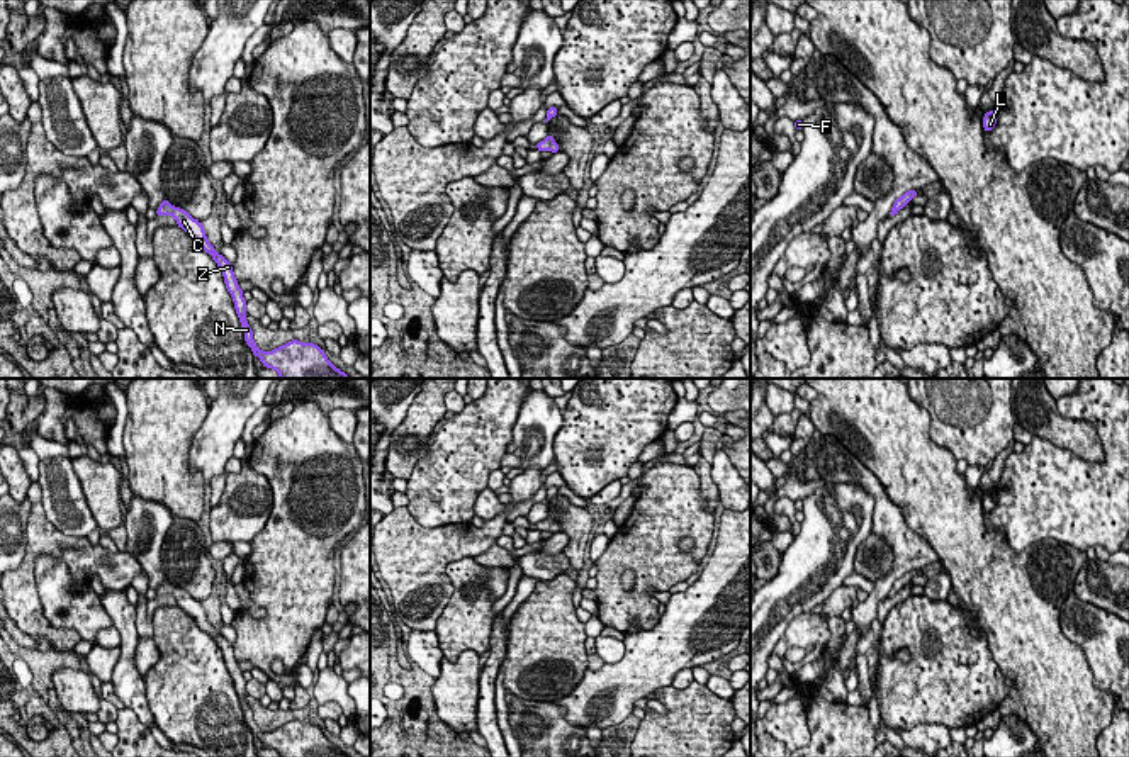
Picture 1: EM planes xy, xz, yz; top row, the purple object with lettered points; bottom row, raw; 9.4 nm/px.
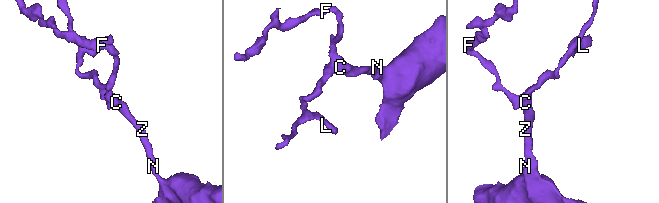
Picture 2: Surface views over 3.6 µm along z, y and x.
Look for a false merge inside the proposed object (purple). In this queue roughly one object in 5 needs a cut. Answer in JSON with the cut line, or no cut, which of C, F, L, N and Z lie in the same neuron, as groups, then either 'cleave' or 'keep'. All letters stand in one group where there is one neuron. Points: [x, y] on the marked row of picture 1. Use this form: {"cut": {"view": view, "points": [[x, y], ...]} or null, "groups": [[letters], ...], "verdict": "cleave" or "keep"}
{"cut": null, "groups": [["C", "F", "L", "N", "Z"]], "verdict": "keep"}

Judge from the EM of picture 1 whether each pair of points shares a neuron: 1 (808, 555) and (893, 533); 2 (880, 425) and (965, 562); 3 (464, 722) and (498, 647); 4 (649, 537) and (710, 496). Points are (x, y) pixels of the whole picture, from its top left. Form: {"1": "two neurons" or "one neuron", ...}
{"1": "two neurons", "2": "one neuron", "3": "two neurons", "4": "two neurons"}

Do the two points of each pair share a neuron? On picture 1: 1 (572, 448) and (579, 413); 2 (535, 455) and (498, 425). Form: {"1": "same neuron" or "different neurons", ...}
{"1": "same neuron", "2": "different neurons"}

